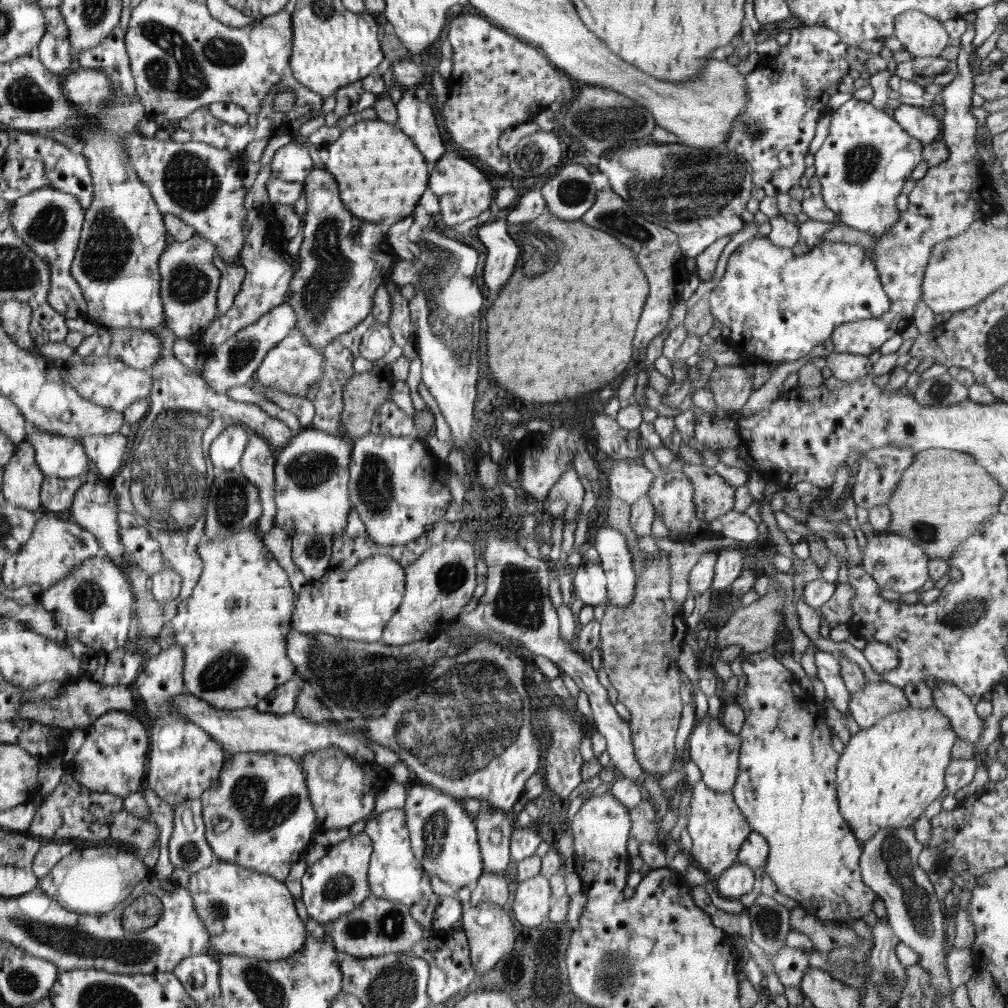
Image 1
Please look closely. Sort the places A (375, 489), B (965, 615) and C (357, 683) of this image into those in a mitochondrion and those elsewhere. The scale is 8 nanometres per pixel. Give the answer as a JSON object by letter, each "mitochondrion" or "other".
{"A":"mitochondrion","B":"mitochondrion","C":"mitochondrion"}

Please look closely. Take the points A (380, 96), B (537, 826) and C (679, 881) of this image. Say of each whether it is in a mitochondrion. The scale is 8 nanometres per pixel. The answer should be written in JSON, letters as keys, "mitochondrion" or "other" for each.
{"A":"other","B":"other","C":"other"}

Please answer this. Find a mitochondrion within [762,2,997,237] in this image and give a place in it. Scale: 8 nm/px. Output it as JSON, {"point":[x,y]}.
{"point":[861,161]}

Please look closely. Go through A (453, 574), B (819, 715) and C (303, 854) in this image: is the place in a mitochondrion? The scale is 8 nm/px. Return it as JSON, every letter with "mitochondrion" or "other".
{"A":"mitochondrion","B":"other","C":"other"}

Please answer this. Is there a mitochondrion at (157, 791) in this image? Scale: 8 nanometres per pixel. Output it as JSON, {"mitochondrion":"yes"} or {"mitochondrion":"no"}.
{"mitochondrion":"no"}

